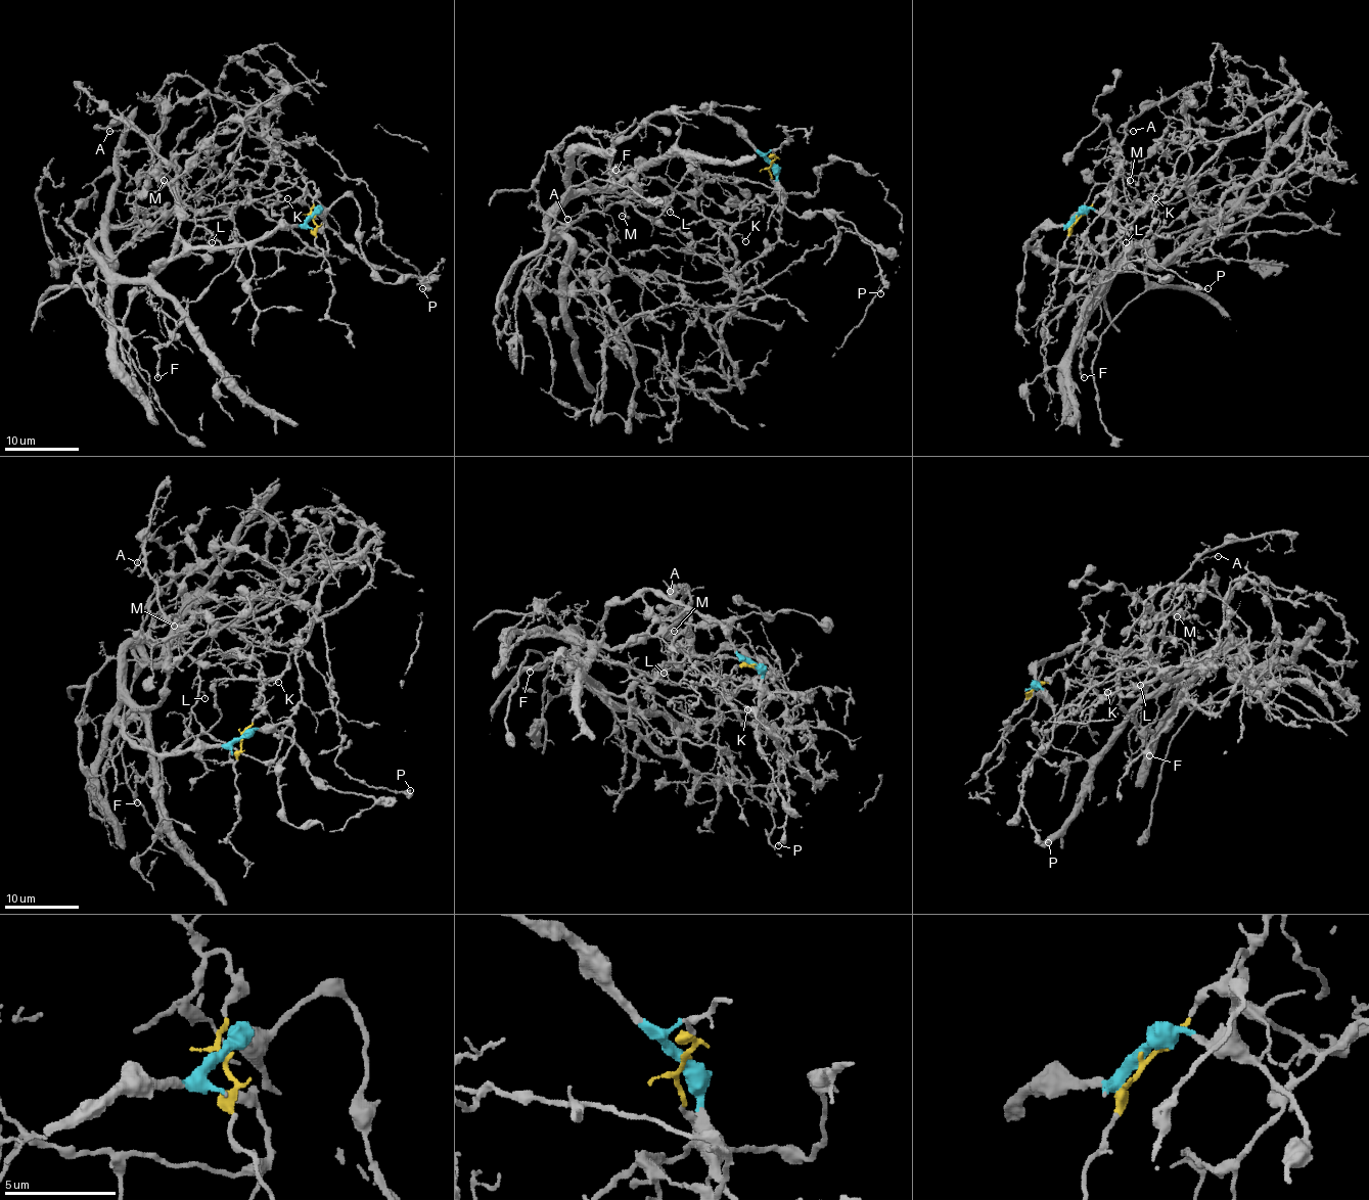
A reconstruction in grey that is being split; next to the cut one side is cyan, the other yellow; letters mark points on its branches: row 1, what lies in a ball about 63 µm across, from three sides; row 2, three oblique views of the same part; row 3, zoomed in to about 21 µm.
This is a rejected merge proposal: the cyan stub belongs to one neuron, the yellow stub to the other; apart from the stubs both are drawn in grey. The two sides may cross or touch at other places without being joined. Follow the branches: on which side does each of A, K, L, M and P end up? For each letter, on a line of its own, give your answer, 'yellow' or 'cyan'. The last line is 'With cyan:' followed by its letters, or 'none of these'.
A: cyan
K: yellow
L: cyan
M: cyan
P: yellow
With cyan: A, L, M

